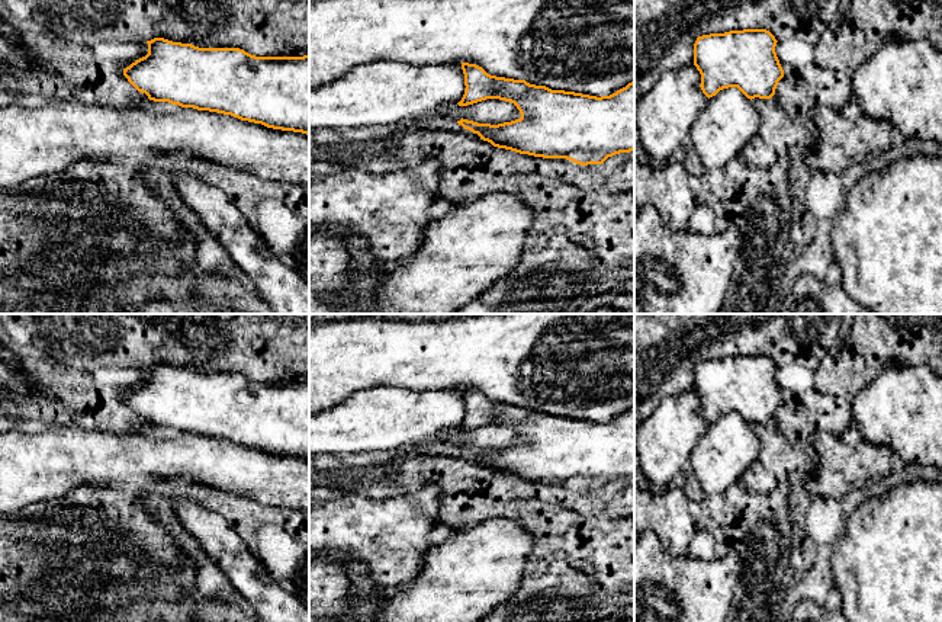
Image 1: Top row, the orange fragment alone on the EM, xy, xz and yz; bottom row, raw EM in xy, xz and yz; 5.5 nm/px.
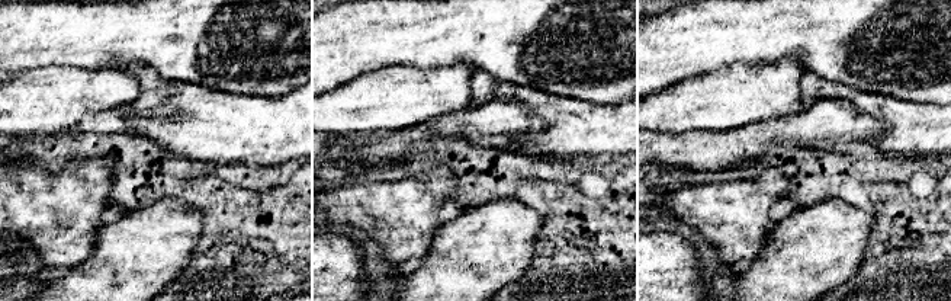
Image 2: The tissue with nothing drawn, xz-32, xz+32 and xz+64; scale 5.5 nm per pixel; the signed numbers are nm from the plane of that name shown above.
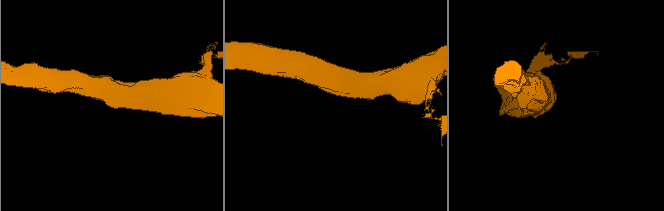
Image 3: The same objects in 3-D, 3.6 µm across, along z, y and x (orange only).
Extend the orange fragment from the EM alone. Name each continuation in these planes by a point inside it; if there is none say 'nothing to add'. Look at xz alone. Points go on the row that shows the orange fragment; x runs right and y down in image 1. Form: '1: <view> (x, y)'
nothing to add

